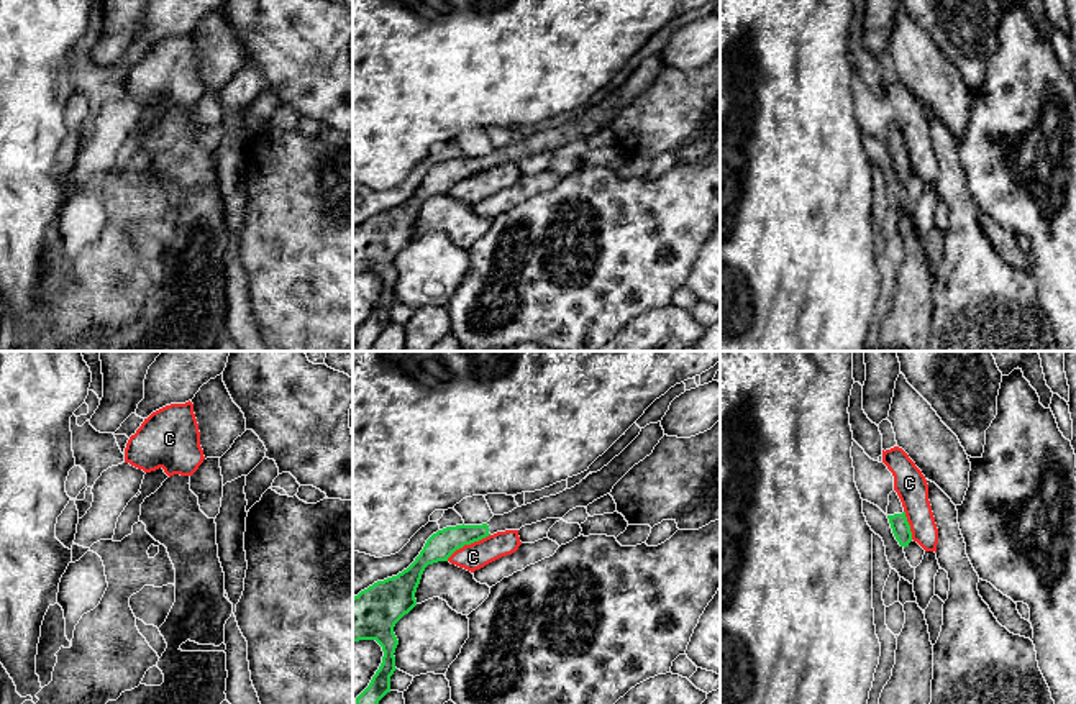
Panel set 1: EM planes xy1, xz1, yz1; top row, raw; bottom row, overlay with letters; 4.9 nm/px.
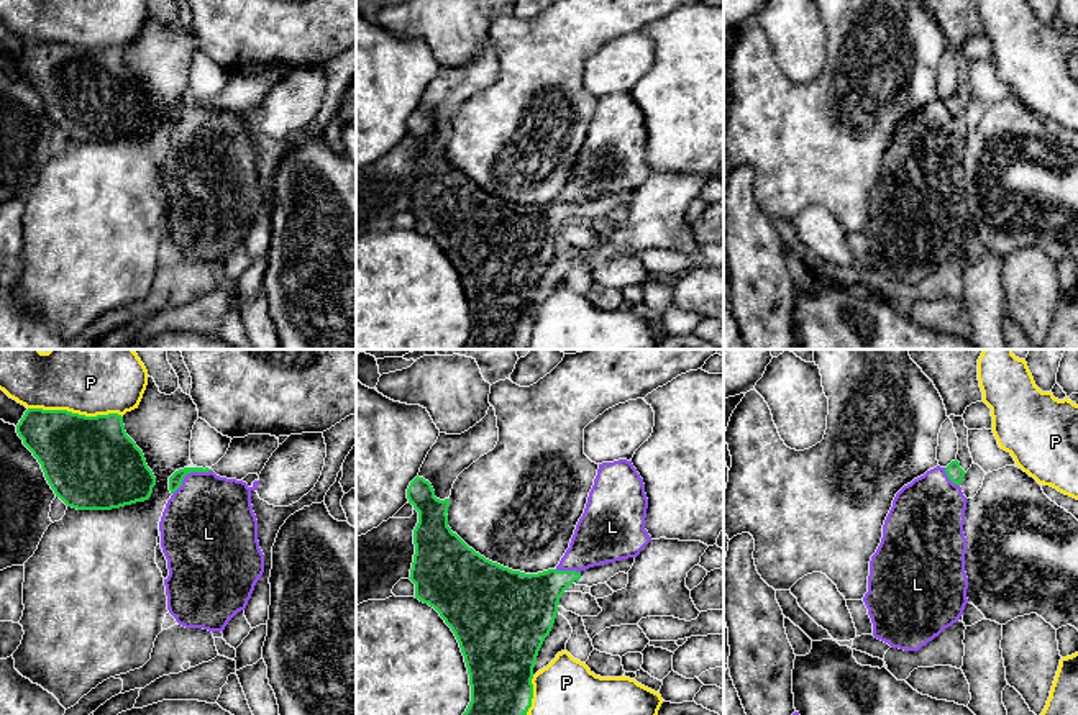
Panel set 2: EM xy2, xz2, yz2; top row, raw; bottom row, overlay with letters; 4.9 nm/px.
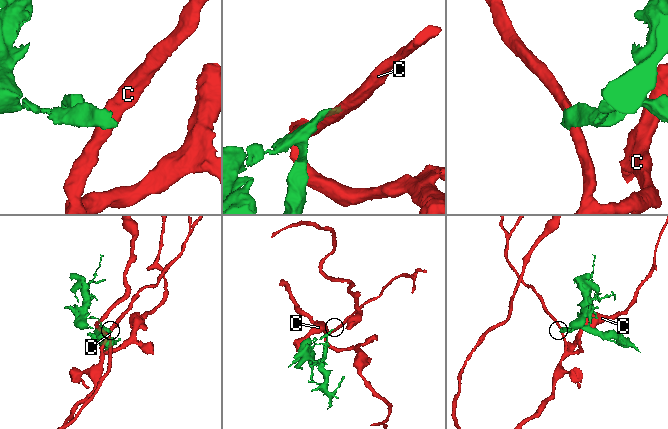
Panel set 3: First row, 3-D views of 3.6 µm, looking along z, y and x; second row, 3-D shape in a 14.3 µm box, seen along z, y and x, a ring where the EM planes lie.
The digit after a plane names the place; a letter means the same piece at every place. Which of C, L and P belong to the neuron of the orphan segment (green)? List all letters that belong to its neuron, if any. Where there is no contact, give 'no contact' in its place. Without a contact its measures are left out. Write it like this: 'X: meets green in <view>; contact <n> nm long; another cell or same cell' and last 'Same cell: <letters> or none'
C: meets green in xz1; contact 260 nm long; another cell
L: meets green in xy2; contact 220 nm long; another cell
P: meets green in xy2; contact 460 nm long; another cell
Same cell: none

